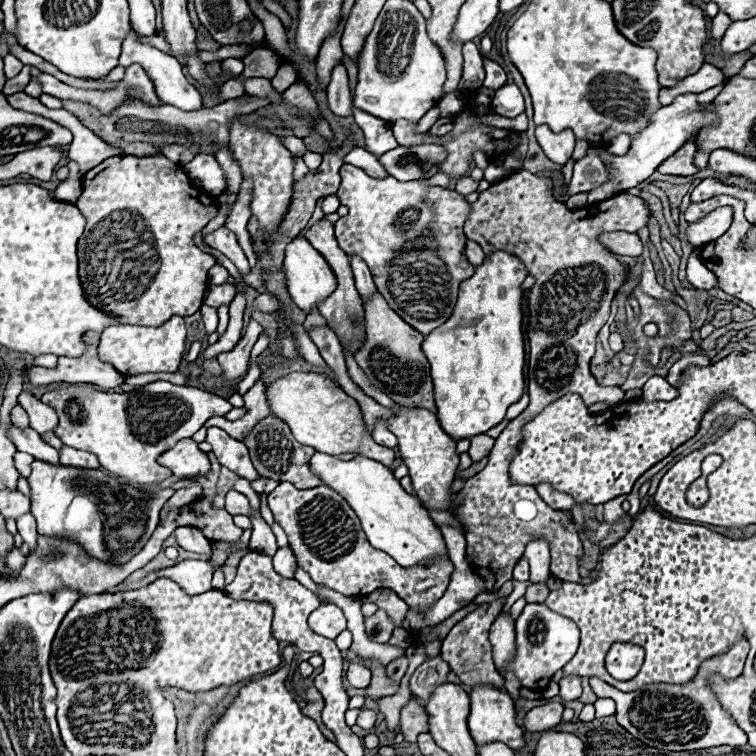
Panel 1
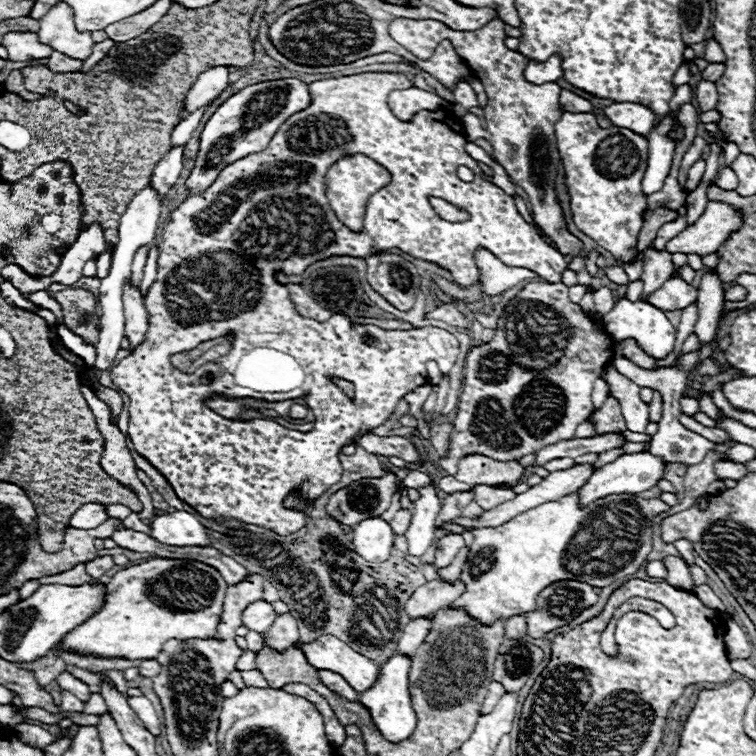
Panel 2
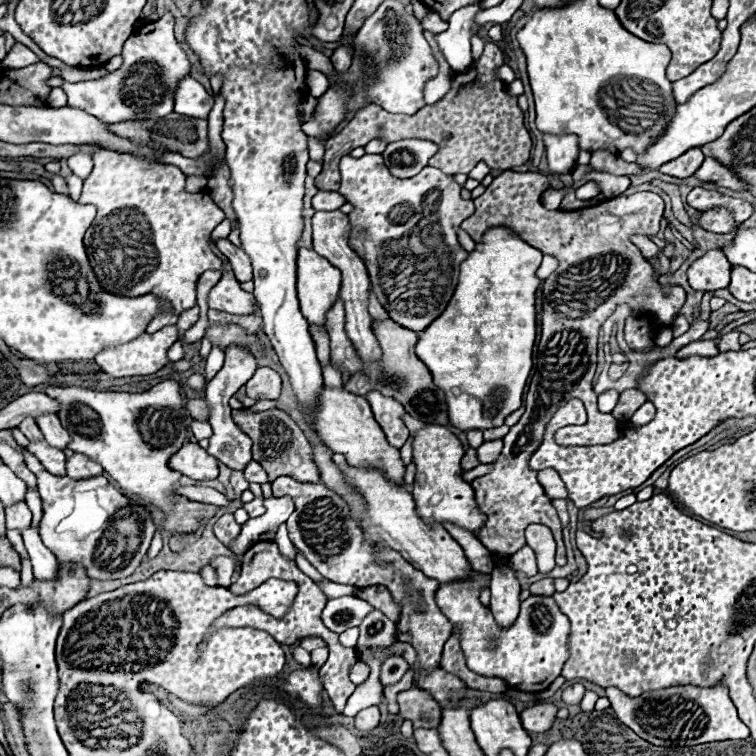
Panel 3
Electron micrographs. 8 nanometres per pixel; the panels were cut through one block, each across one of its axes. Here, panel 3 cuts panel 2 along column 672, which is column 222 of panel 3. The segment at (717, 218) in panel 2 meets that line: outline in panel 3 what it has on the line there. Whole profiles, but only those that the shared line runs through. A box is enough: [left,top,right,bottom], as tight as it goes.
[216,238,252,282]

